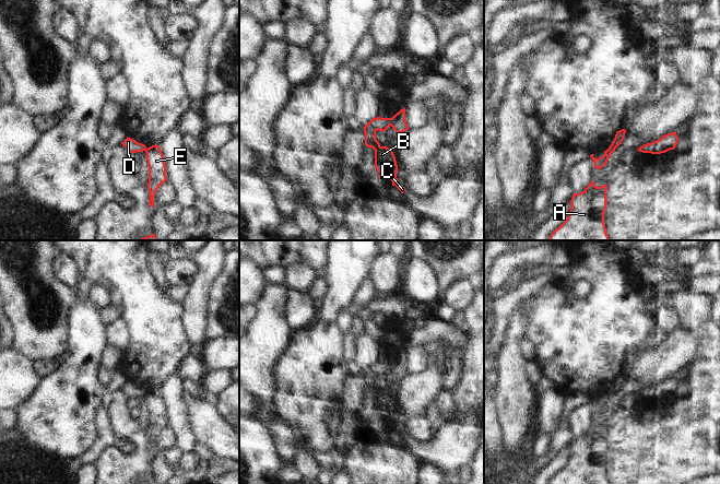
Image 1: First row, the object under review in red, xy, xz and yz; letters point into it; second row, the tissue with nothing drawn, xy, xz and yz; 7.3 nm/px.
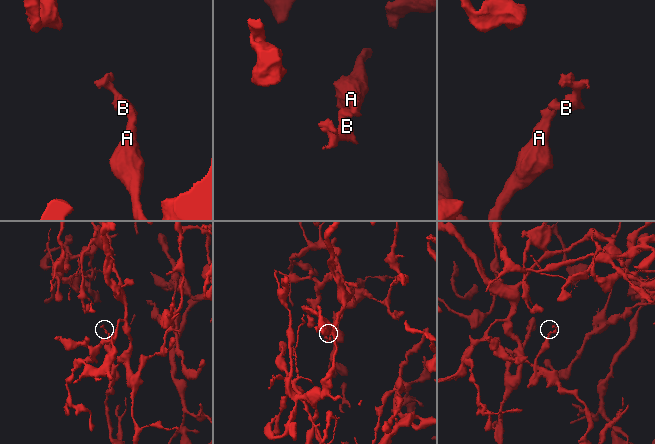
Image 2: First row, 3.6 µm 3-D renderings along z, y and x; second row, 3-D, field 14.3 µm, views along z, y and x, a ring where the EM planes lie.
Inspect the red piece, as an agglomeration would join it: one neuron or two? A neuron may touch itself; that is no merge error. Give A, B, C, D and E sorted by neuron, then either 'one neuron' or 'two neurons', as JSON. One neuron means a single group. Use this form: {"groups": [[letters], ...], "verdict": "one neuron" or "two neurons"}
{"groups": [["A", "E"], ["B", "C", "D"]], "verdict": "two neurons"}

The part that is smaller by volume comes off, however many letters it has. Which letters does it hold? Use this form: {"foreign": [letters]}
{"foreign": ["B", "C", "D"]}

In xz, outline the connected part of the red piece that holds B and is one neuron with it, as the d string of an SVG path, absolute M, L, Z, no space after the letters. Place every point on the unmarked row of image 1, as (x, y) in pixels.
M373 363L365 371L365 390L375 394L375 413L378 415L380 424L390 424L392 430L396 430L401 438L405 436L404 432L399 429L397 423L398 410L396 401L391 393L381 391L376 385L376 377L386 376L391 370L391 363Z

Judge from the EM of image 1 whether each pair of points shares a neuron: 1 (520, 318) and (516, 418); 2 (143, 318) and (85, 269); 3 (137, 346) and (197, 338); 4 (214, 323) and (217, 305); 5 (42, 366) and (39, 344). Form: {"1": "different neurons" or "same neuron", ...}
{"1": "same neuron", "2": "same neuron", "3": "different neurons", "4": "same neuron", "5": "different neurons"}

